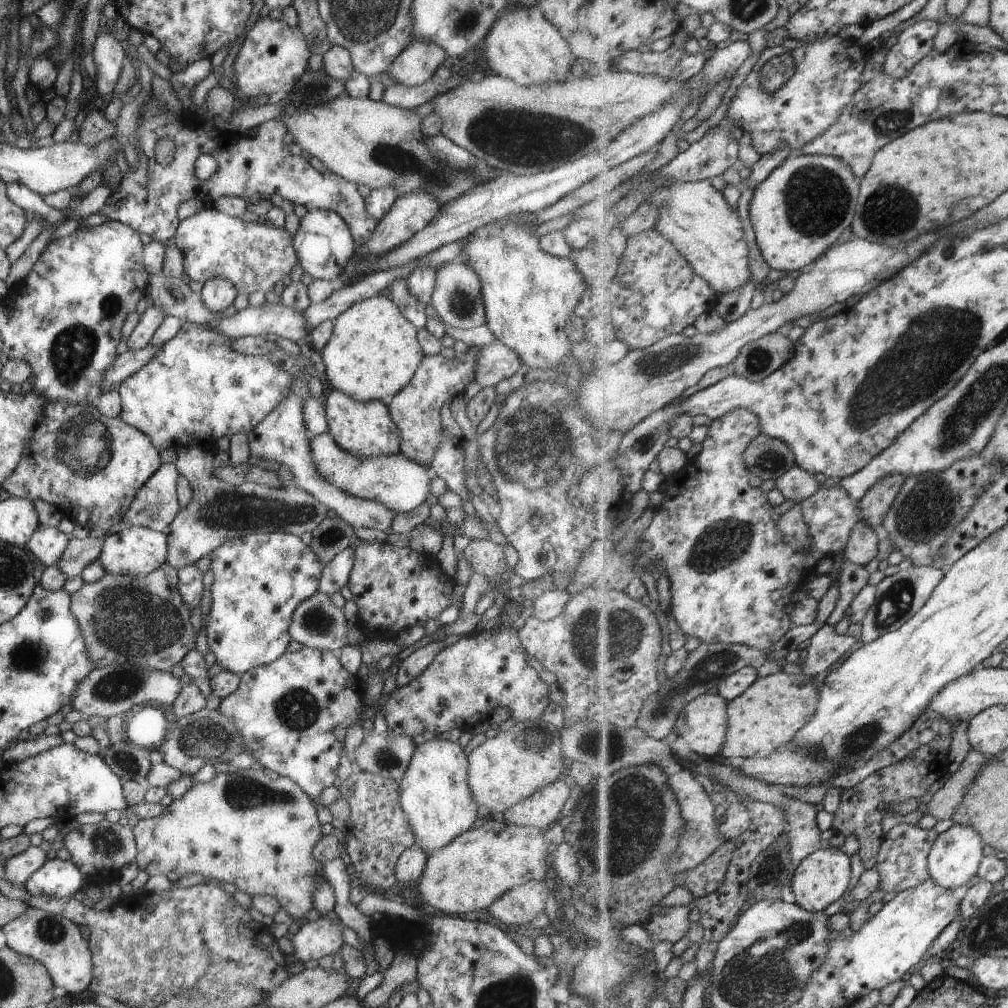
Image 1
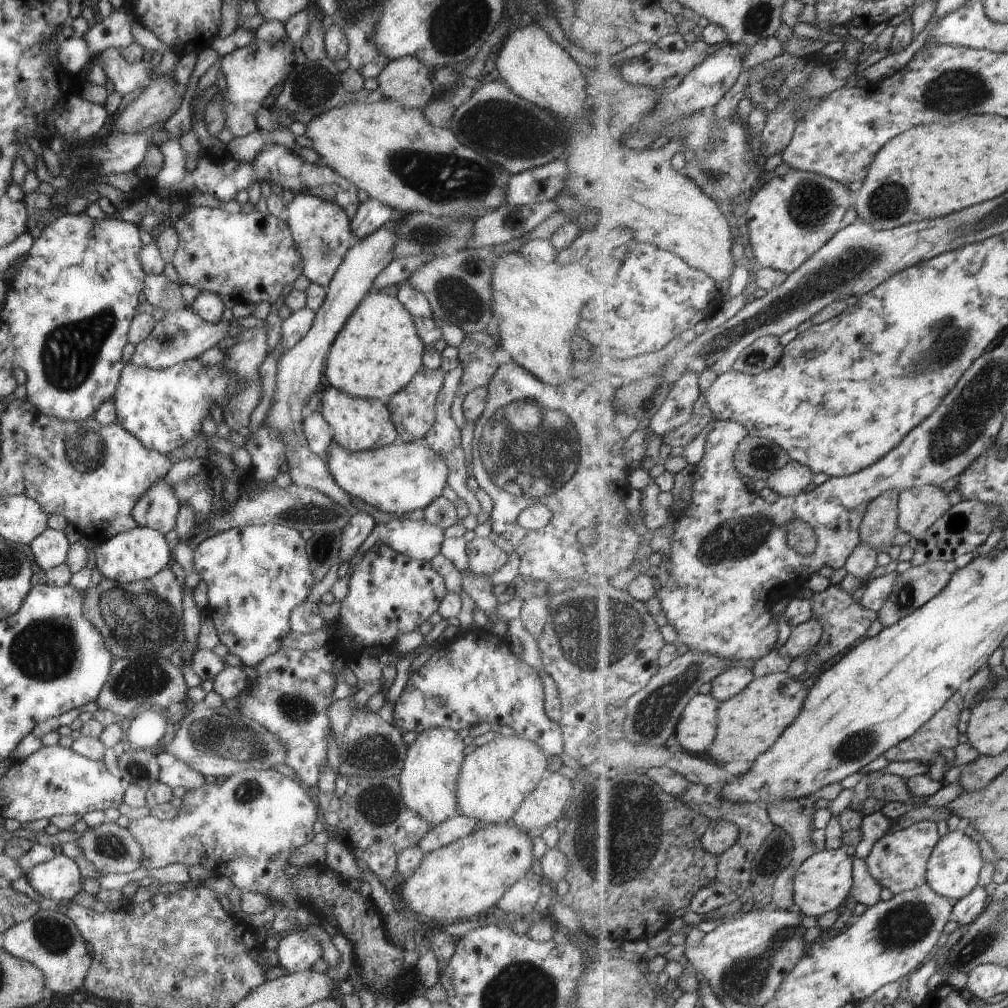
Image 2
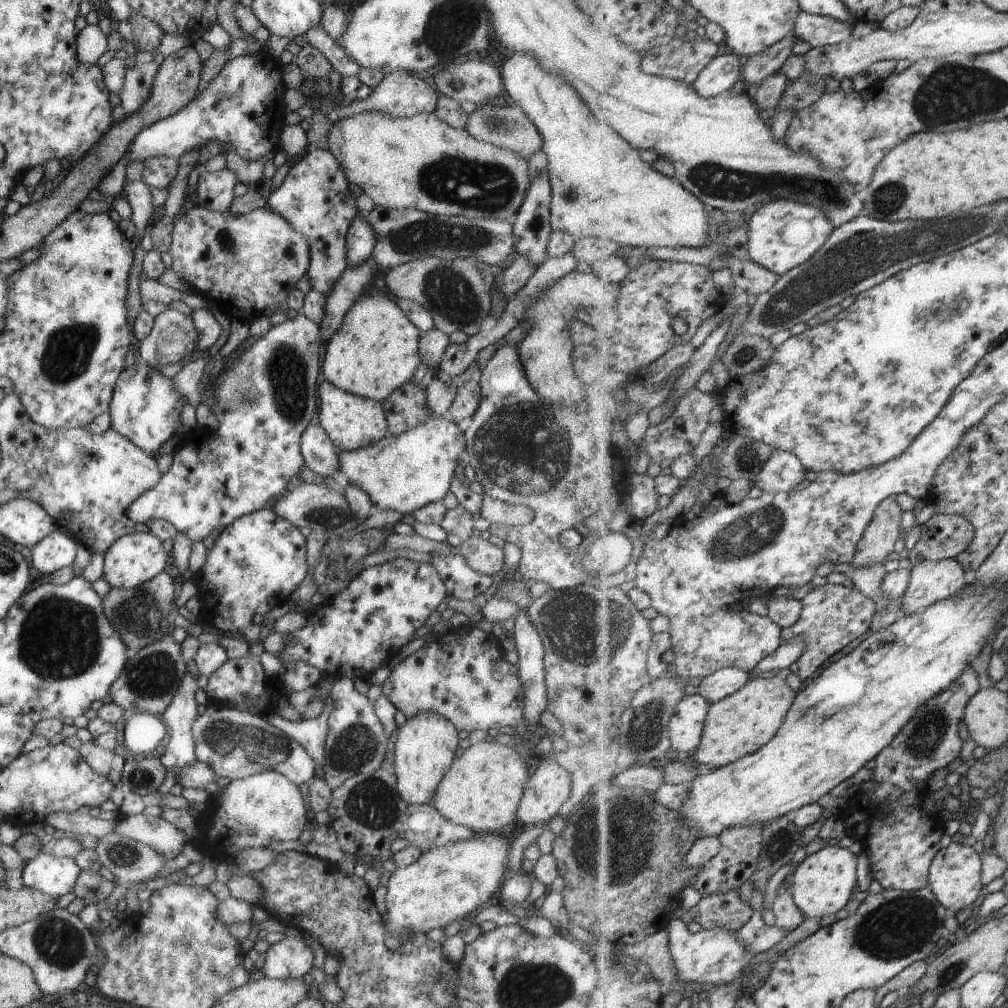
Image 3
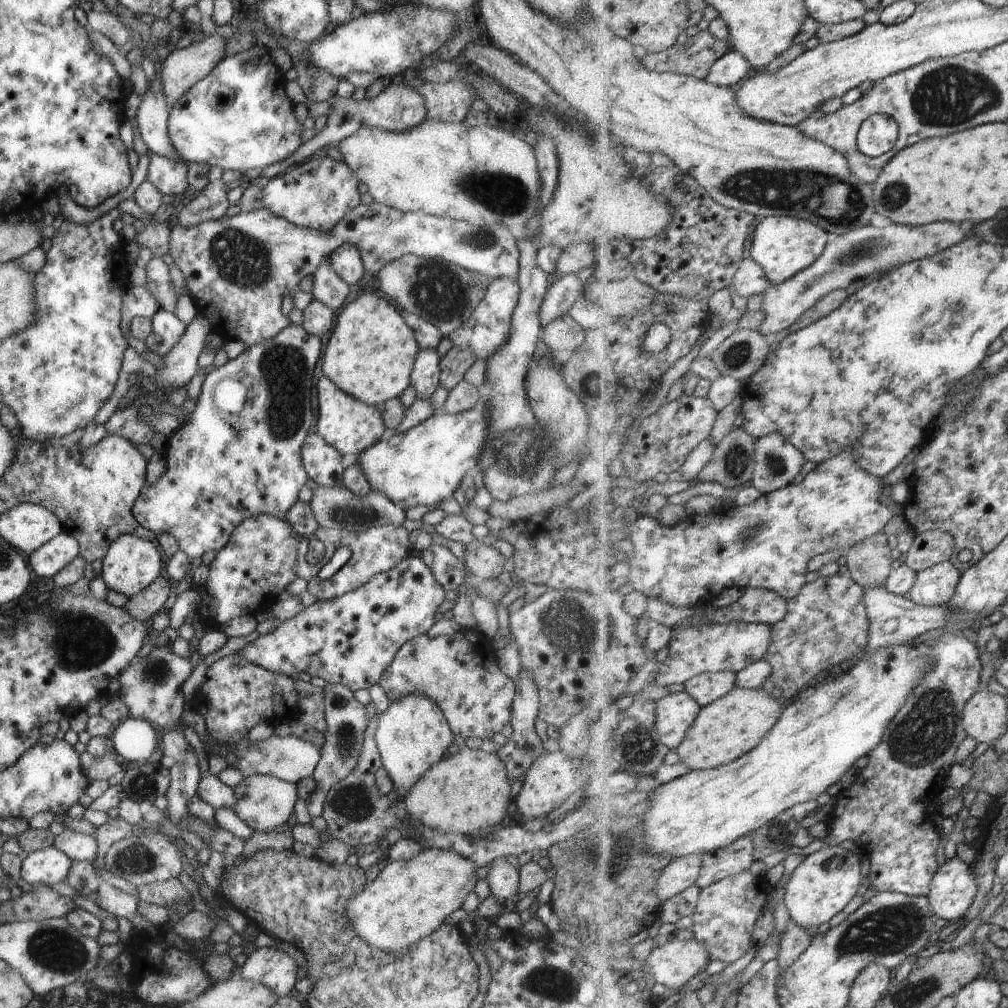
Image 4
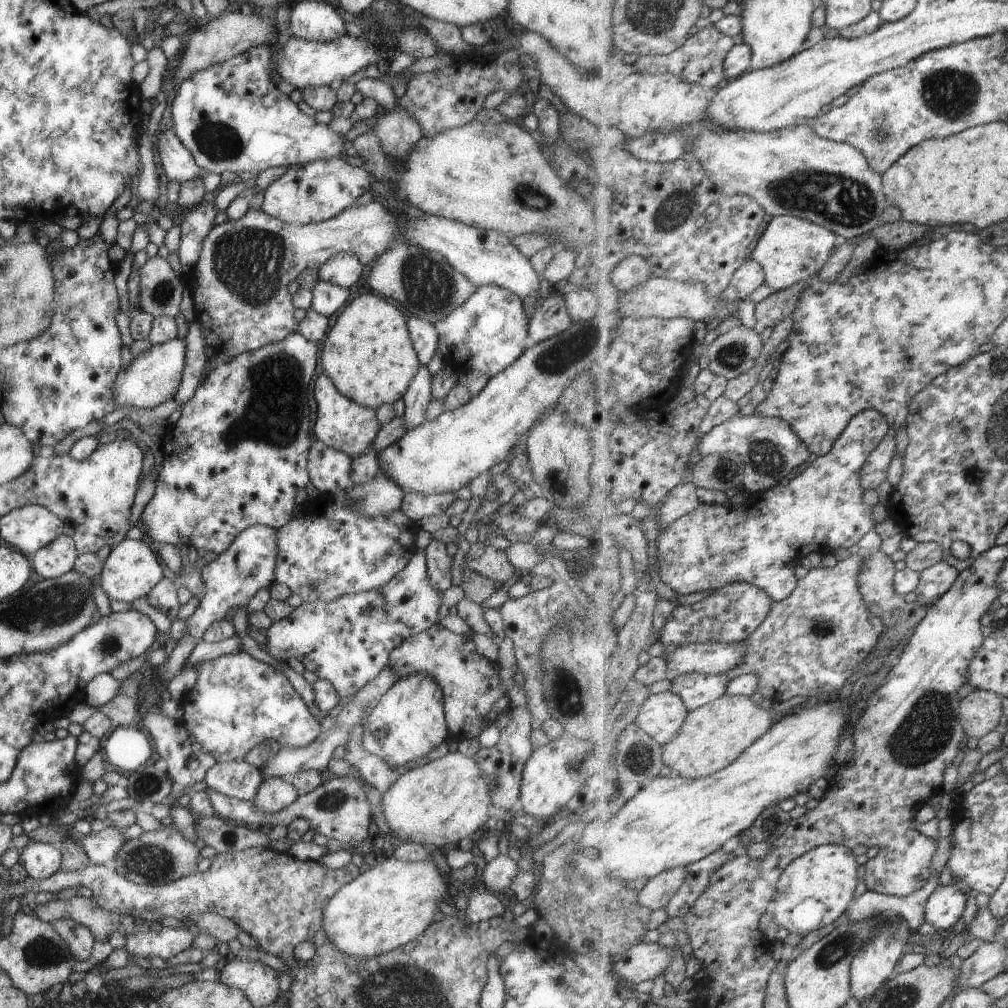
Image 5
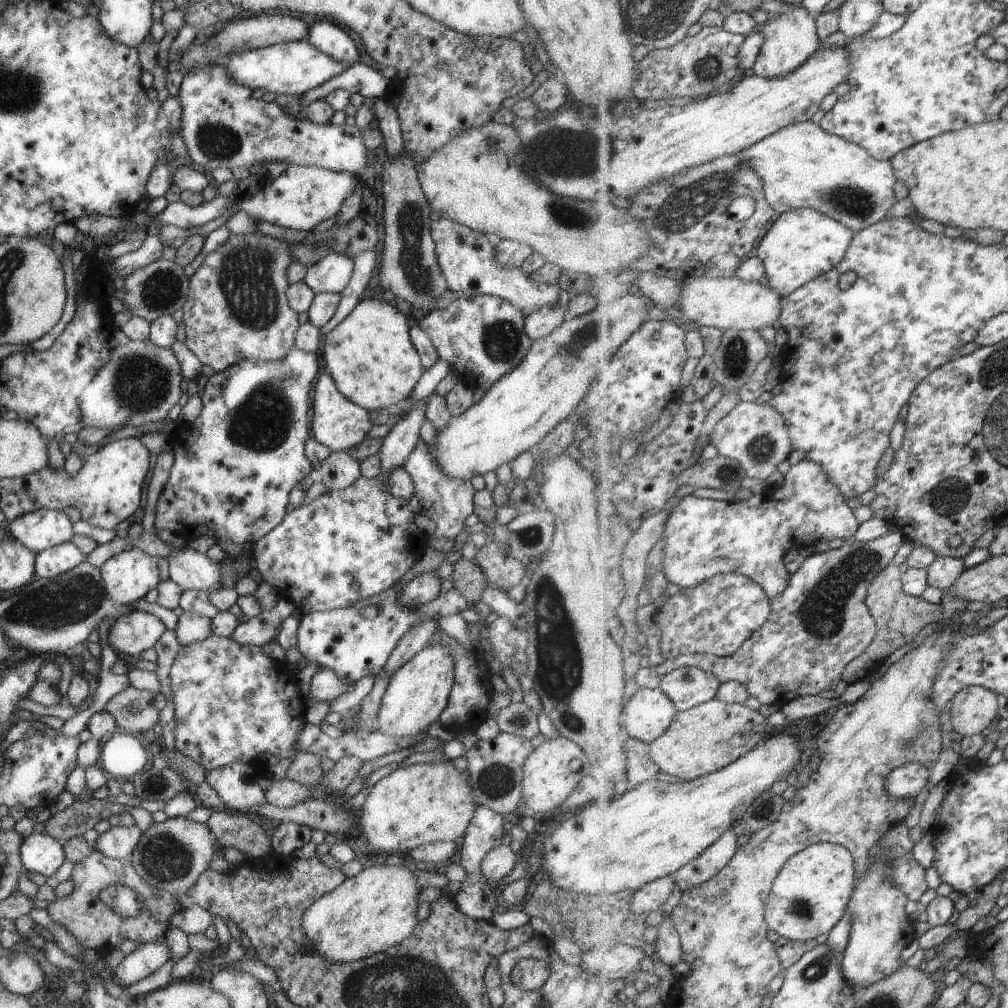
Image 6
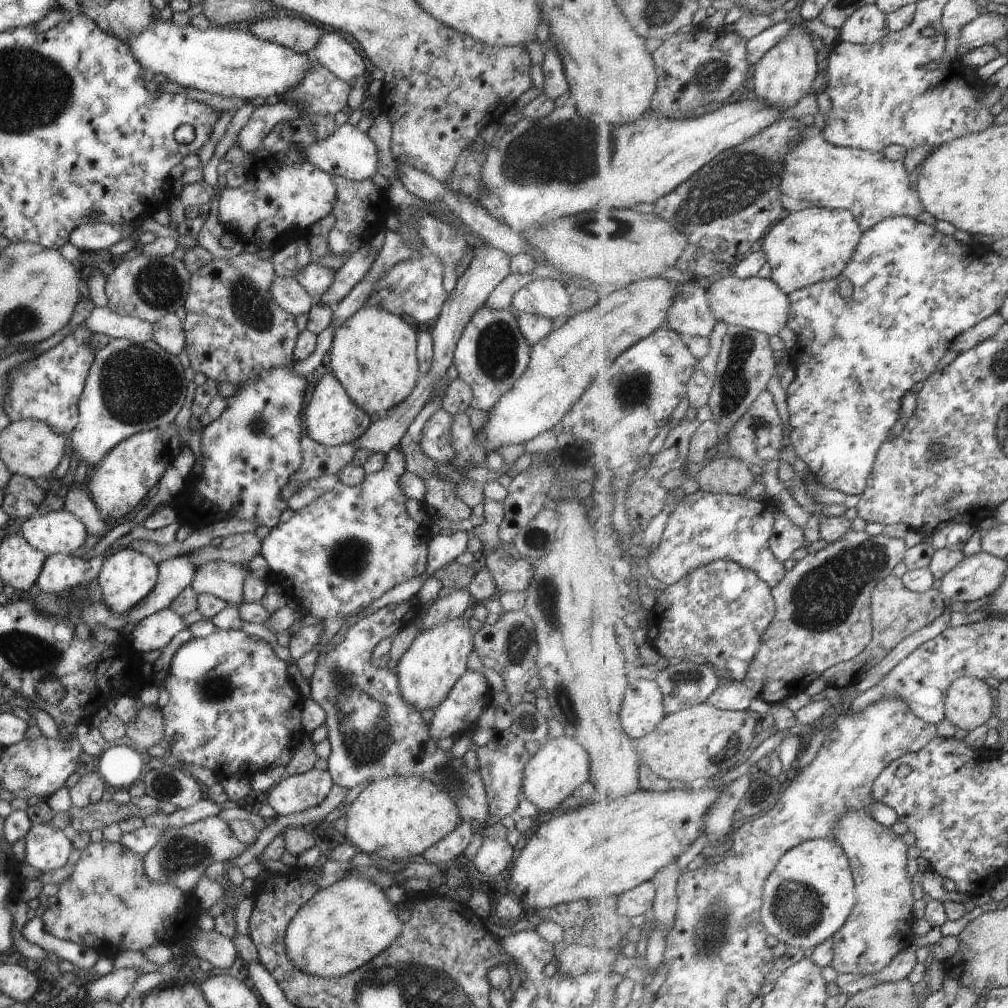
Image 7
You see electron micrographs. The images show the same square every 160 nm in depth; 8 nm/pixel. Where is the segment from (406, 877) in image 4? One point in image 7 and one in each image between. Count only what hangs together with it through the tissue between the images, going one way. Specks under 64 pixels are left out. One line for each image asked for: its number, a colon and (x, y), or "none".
5: (388, 905)
6: (374, 910)
7: (341, 927)

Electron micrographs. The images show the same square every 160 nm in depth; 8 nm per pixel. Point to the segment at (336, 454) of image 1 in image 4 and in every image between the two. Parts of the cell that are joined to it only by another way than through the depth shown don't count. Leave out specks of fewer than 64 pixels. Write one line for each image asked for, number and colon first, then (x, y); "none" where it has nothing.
2: (397, 478)
3: (403, 472)
4: (423, 465)

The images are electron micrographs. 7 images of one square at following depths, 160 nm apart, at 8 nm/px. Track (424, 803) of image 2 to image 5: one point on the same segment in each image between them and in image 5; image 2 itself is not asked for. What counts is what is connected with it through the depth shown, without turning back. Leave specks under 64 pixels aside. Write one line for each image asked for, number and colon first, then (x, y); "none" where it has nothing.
3: (425, 746)
4: (412, 734)
5: (407, 722)

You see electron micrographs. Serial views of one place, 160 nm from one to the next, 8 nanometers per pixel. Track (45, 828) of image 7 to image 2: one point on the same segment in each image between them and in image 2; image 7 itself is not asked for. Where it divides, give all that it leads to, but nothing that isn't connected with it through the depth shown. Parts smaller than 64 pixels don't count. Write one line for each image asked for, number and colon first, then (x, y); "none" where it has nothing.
2: (58, 878)
3: (54, 876)
4: (46, 866)
5: (40, 860)
6: (41, 853)

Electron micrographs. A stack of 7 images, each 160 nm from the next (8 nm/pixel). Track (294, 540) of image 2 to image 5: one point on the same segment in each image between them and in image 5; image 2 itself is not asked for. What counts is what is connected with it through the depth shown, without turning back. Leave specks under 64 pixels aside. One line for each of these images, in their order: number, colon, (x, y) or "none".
3: (255, 563)
4: (245, 576)
5: (247, 564)

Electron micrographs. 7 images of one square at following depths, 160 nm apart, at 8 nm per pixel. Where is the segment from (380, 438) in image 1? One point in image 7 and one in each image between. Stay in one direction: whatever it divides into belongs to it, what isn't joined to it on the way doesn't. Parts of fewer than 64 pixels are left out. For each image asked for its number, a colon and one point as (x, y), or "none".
2: (357, 424)
3: (350, 421)
4: (347, 424)
5: (343, 425)
6: (337, 424)
7: (331, 418)

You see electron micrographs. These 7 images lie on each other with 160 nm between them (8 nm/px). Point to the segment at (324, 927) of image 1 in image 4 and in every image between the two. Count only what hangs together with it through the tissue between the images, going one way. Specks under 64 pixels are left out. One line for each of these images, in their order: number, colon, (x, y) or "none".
2: (297, 951)
3: (290, 957)
4: (274, 969)

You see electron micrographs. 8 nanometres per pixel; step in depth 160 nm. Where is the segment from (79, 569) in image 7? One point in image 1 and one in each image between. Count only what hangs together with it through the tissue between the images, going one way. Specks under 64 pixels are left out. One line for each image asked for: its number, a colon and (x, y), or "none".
1: (46, 544)
2: (50, 548)
3: (56, 550)
4: (52, 555)
5: (56, 557)
6: (54, 561)

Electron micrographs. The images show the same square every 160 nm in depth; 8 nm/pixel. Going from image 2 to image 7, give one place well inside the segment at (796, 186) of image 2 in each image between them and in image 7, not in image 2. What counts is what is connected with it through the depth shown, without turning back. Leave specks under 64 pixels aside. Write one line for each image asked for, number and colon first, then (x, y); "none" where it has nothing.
3: (781, 235)
4: (783, 245)
5: (792, 249)
6: (804, 244)
7: (815, 244)

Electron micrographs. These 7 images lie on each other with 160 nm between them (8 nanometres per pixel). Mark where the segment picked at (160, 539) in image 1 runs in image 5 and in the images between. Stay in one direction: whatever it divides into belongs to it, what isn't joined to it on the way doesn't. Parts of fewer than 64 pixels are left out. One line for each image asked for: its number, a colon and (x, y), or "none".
2: (140, 552)
3: (132, 559)
4: (131, 563)
5: (130, 570)

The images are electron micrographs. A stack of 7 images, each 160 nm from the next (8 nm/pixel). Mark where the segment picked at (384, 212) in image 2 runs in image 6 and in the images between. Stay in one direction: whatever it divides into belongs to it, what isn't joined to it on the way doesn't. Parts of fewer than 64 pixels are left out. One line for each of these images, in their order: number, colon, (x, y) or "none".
3: (359, 239)
4: (345, 260)
5: (342, 269)
6: (330, 274)

